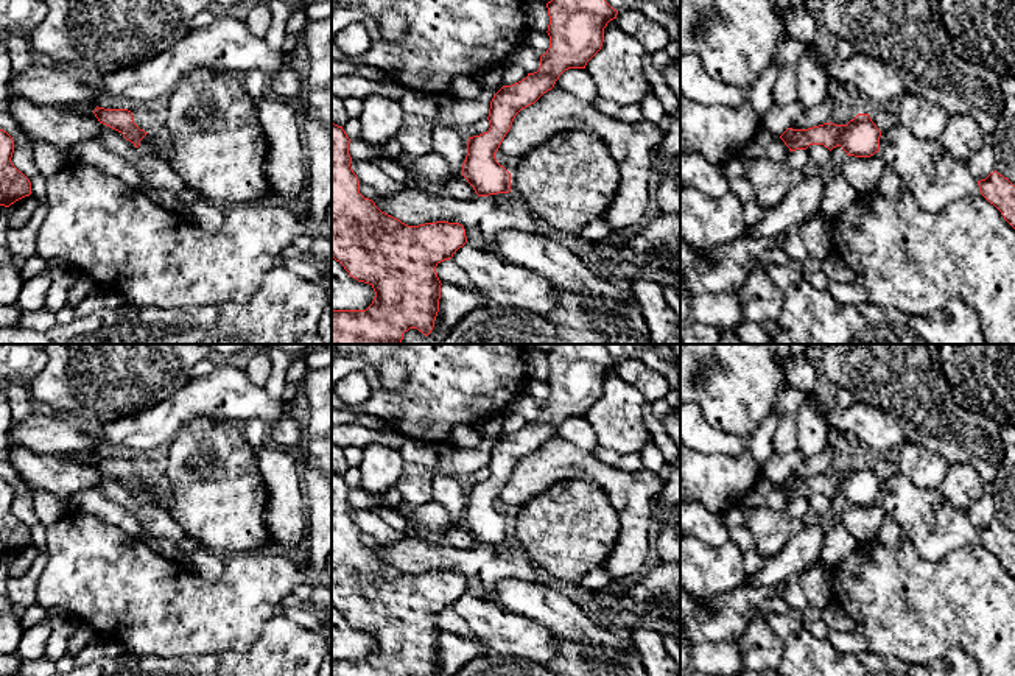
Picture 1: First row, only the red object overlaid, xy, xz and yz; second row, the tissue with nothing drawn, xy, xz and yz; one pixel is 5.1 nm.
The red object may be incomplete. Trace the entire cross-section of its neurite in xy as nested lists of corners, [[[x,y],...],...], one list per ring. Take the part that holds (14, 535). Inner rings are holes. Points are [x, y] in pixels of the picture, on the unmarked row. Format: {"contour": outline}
{"contour": [[[0,478],[0,555],[5,556],[31,544],[30,528],[11,511],[12,502],[12,486]]]}

